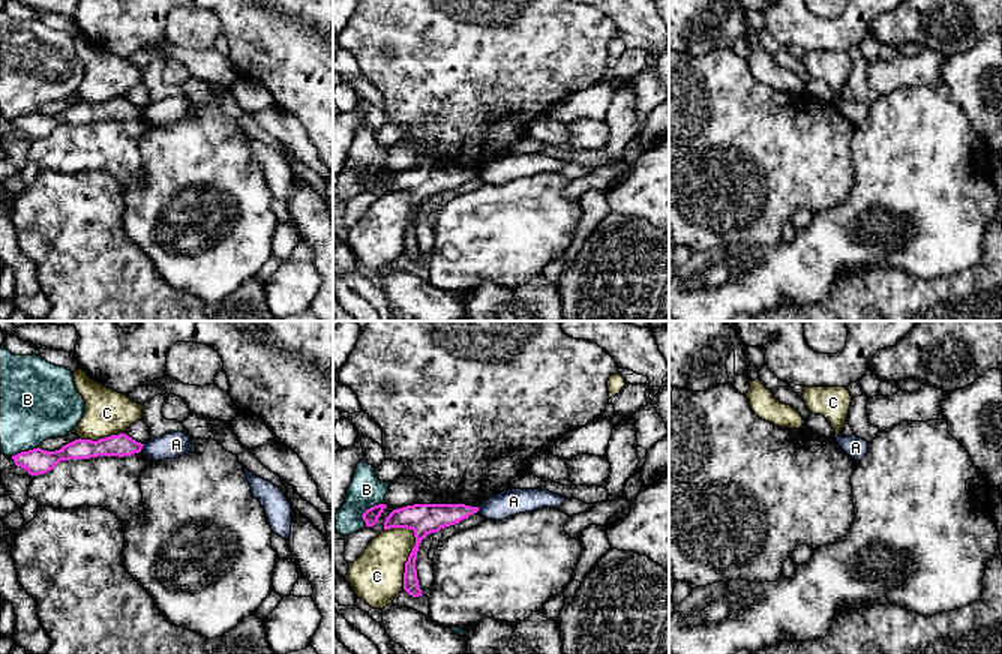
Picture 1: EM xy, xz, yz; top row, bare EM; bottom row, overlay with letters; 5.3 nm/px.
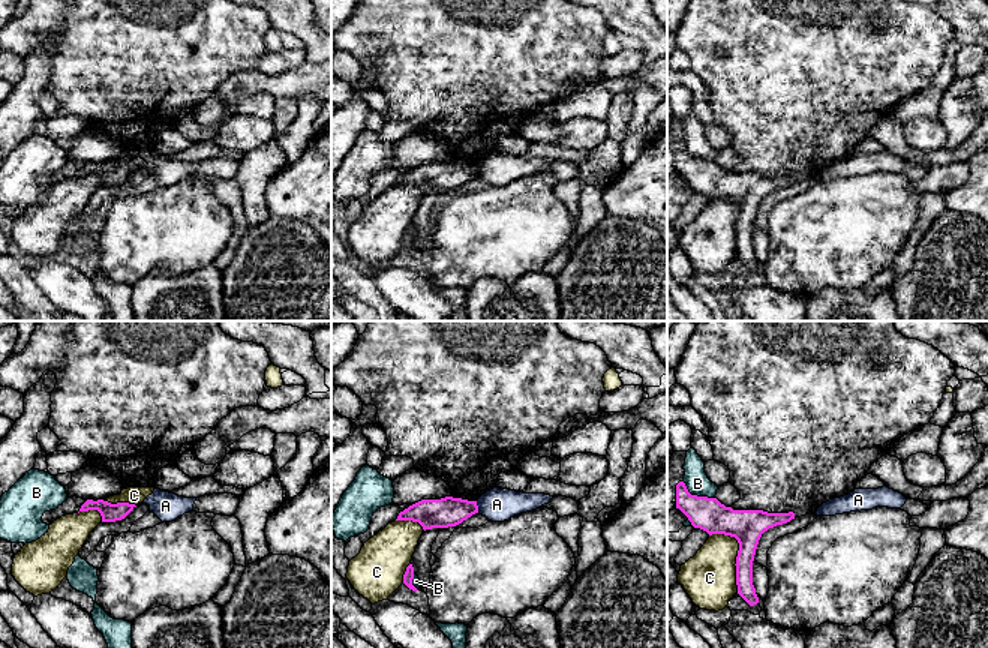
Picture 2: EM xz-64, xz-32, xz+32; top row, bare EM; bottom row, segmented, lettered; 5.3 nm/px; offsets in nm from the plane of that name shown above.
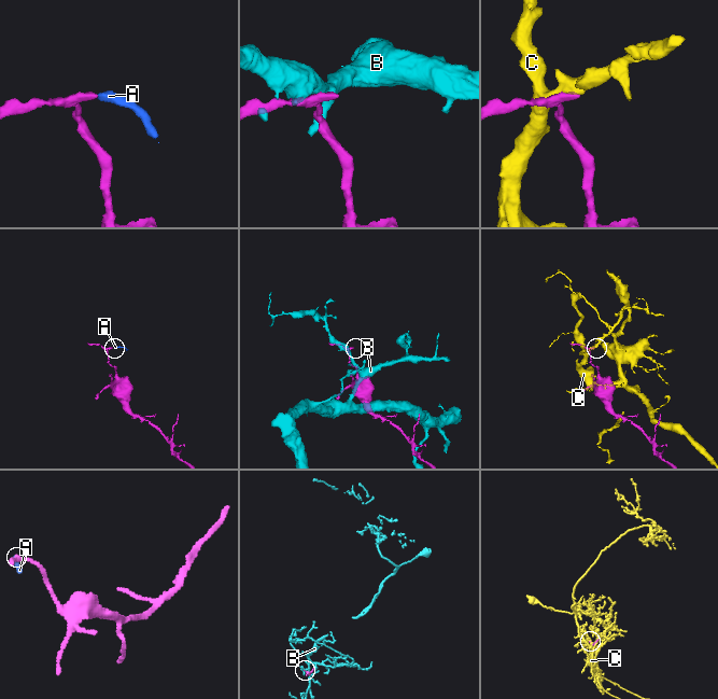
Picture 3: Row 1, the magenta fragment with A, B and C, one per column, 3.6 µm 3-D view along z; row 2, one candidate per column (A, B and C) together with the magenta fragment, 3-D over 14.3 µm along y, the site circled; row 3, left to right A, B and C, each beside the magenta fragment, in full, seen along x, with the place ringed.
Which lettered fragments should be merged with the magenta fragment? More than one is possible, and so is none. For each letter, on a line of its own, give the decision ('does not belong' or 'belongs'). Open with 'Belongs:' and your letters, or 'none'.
Belongs: none
A: does not belong
B: does not belong
C: does not belong

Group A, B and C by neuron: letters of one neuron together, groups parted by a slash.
A / B / C

